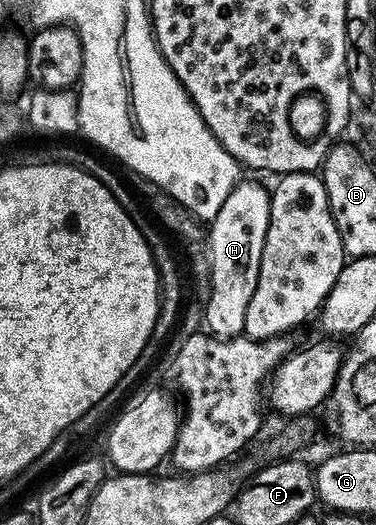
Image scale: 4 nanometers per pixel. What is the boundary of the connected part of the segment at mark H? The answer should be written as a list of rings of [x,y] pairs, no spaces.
[[[239,179],[238,185],[224,198],[224,206],[208,224],[211,262],[211,297],[204,303],[209,335],[219,338],[241,336],[246,331],[248,302],[256,294],[264,238],[268,234],[271,193],[254,180]]]

